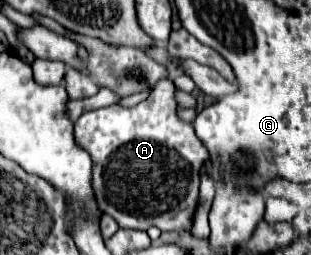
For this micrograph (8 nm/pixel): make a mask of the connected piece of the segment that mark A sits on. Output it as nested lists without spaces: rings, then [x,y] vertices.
[[[163,78],[155,84],[151,96],[137,106],[107,106],[99,110],[85,112],[75,122],[77,142],[89,150],[93,158],[93,190],[101,212],[111,214],[119,226],[129,226],[135,230],[147,230],[157,226],[161,232],[185,232],[193,226],[197,200],[199,200],[199,178],[201,166],[207,158],[205,146],[201,146],[199,138],[195,136],[193,124],[183,122],[177,116],[179,104],[175,98],[175,84],[171,78]]]

